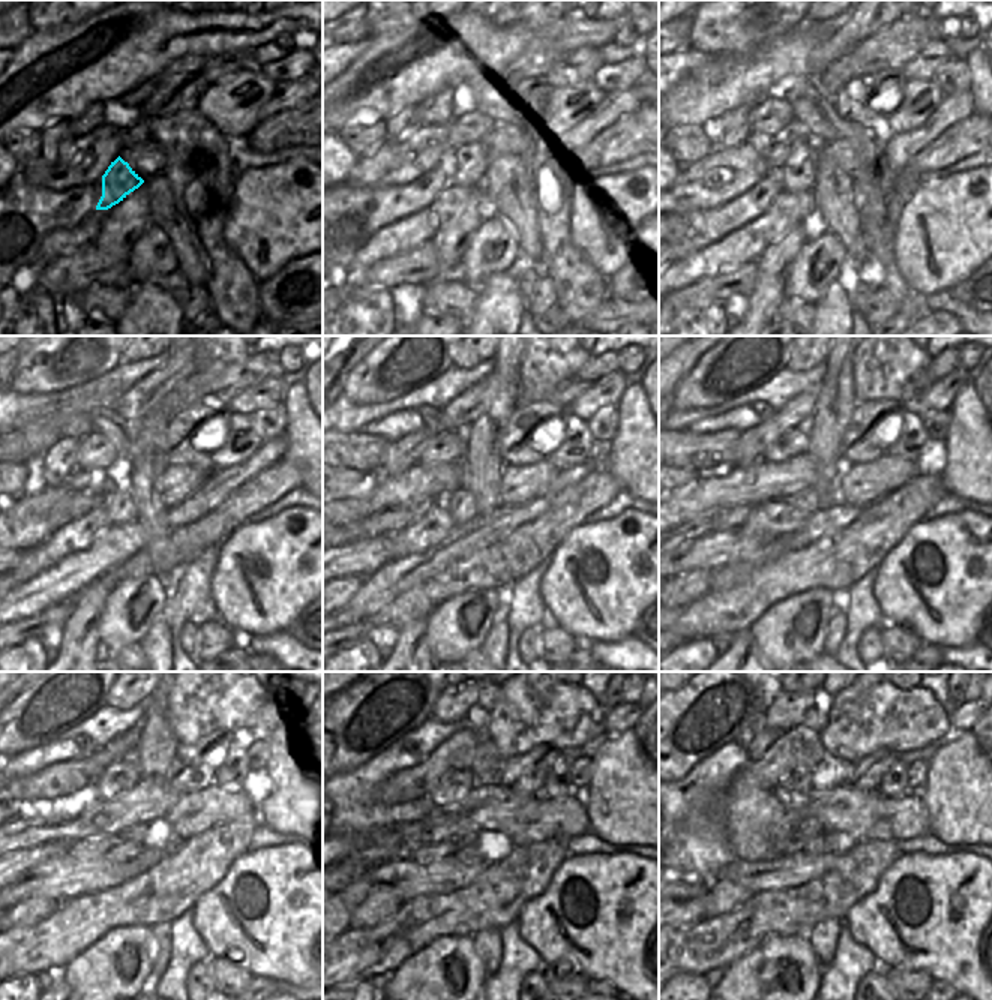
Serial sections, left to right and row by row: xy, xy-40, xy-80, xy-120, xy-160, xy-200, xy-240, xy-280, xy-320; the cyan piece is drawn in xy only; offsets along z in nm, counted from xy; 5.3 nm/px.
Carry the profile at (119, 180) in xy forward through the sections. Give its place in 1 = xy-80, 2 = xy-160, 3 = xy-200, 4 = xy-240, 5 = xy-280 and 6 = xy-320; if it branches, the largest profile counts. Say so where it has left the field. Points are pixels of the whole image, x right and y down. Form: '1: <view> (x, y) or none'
1: xy-80 (797, 171)
2: xy-160 (461, 505)
3: xy-200 (808, 501)
4: xy-240 (135, 834)
5: xy-280 (467, 832)
6: xy-320 (808, 828)

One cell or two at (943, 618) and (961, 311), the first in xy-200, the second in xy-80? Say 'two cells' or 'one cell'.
two cells

